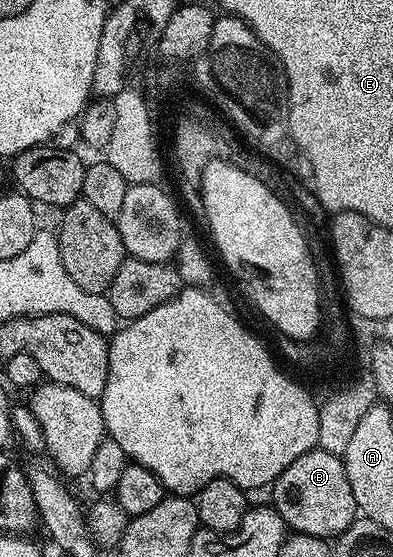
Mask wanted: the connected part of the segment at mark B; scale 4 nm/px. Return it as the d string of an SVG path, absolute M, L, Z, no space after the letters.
M319 447L309 449L300 455L300 459L288 463L274 480L272 492L272 508L281 515L287 530L296 533L334 539L359 516L352 483L348 483L345 460Z

